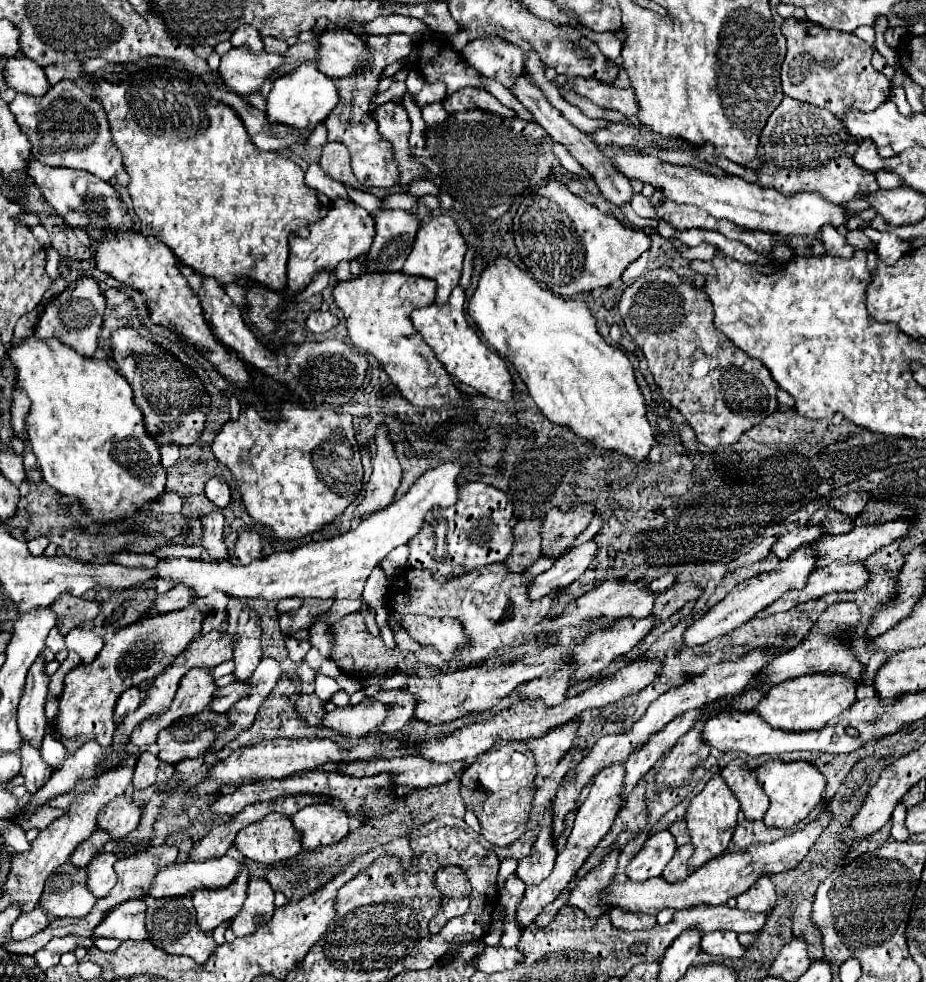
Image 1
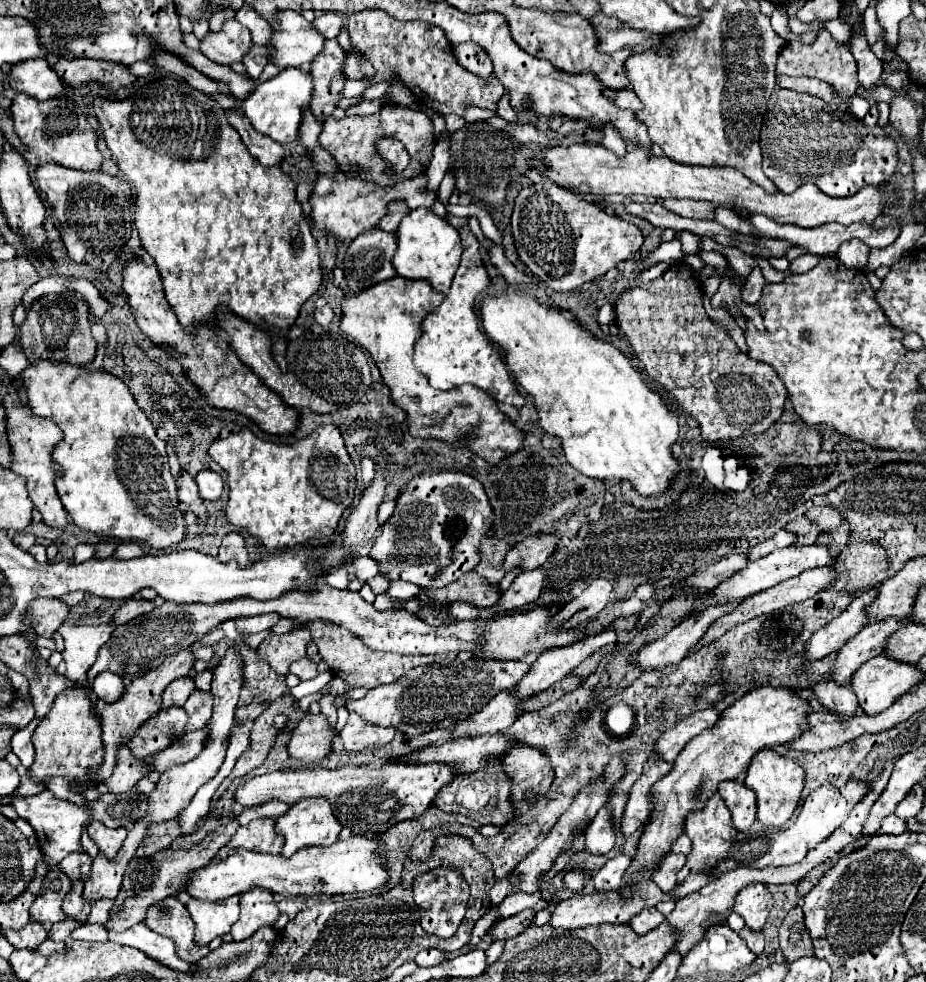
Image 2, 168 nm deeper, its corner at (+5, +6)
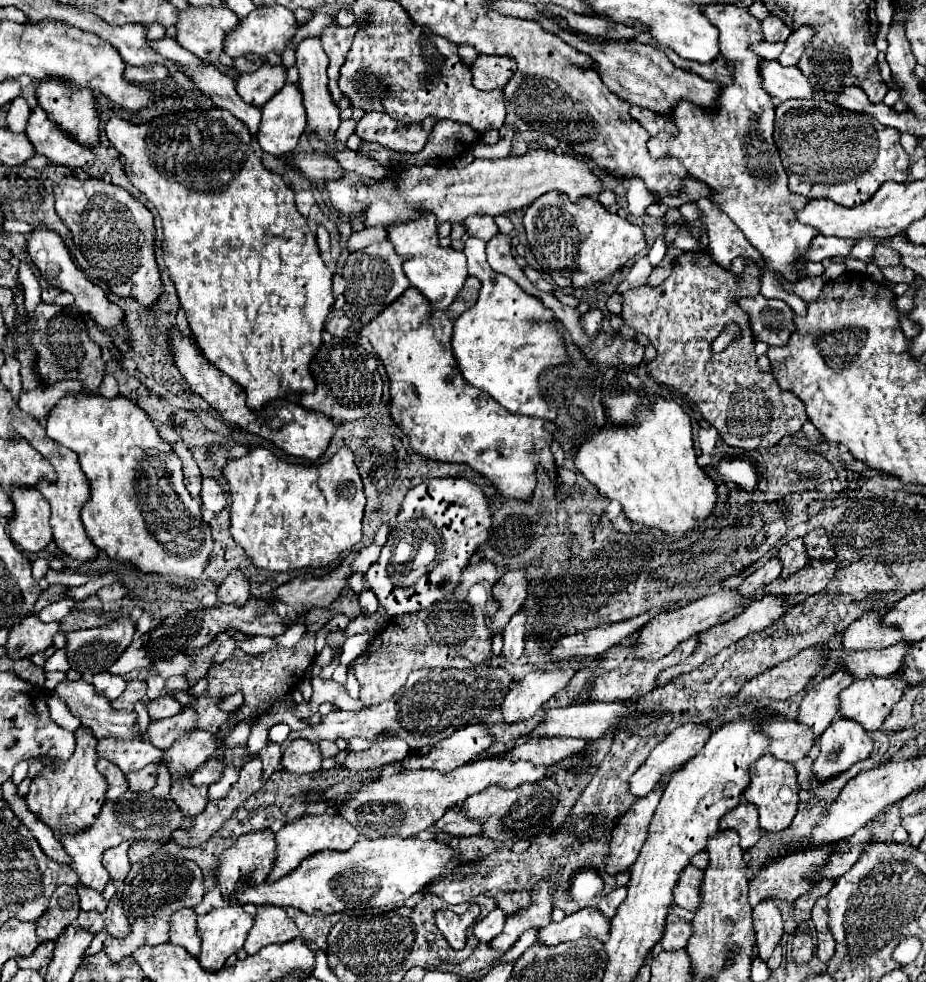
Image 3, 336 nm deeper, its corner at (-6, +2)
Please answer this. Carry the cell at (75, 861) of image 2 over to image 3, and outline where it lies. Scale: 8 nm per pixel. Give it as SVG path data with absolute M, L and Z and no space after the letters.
M79 885L77 887L77 893L79 893L79 899L81 899L81 909L83 911L91 911L91 909L95 909L95 911L105 911L105 897L103 897L103 893L101 891L97 891L97 889L93 889L93 887L87 887L87 885Z

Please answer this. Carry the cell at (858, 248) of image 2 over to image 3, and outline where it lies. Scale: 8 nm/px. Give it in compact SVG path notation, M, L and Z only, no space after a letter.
M877 245L875 255L873 255L873 263L877 267L887 267L887 265L899 265L899 259L897 259L895 251L889 251L889 247Z

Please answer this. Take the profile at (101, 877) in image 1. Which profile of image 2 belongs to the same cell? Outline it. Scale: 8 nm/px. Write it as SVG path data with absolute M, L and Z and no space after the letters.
M74 883L70 893L66 895L64 903L62 903L62 911L66 911L66 919L78 919L80 923L86 923L88 913L90 913L90 905L82 899L82 883Z

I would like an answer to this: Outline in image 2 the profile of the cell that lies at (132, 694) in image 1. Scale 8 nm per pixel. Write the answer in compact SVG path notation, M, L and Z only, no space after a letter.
M110 671L96 675L92 681L92 691L104 701L104 703L114 703L116 699L122 697L124 693L124 683L120 675L114 675Z

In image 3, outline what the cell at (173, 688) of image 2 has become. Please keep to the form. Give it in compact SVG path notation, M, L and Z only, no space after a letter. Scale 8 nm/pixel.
M163 695L153 701L147 701L147 709L151 719L165 719L165 717L177 715L183 709L183 705L173 695Z

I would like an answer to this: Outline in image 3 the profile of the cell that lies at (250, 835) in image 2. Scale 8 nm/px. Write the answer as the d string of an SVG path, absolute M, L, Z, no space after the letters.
M271 829L241 835L237 843L221 855L217 867L217 883L223 895L231 895L237 889L237 881L241 879L261 883L273 869L275 857L277 843Z

